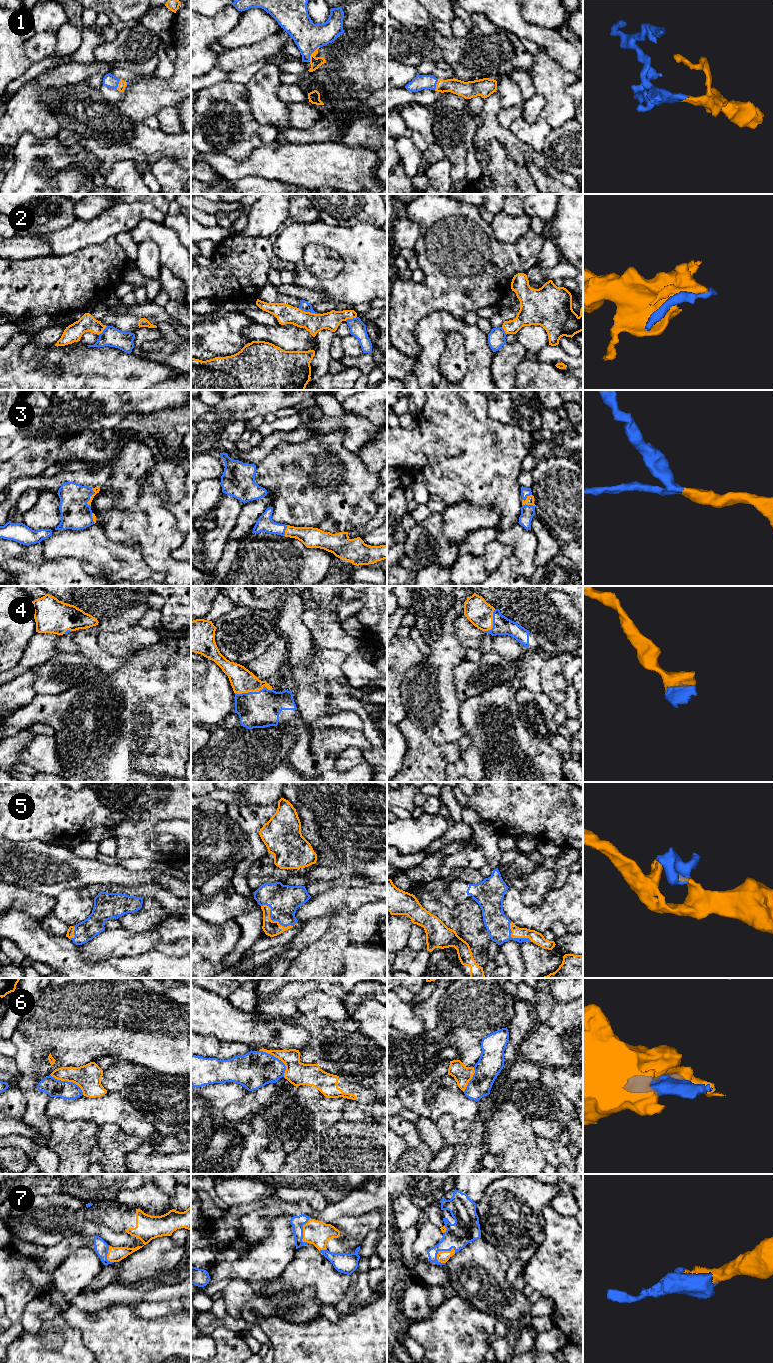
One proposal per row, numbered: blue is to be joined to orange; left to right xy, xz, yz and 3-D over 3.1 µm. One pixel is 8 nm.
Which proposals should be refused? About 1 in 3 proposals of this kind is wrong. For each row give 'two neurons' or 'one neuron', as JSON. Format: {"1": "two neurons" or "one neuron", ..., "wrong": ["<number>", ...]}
{"1": "one neuron", "2": "two neurons", "3": "one neuron", "4": "one neuron", "5": "one neuron", "6": "two neurons", "7": "one neuron", "wrong": ["2", "6"]}

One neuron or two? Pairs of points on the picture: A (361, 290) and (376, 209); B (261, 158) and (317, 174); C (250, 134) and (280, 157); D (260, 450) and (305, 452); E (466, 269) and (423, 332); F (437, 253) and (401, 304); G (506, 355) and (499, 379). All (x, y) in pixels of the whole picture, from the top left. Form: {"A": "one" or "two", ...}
{"A": "two", "B": "one", "C": "two", "D": "two", "E": "two", "F": "one", "G": "one"}

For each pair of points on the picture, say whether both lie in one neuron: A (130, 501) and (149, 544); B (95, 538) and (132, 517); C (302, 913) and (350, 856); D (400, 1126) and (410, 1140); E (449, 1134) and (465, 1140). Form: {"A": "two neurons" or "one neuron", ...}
{"A": "one neuron", "B": "two neurons", "C": "two neurons", "D": "one neuron", "E": "two neurons"}

